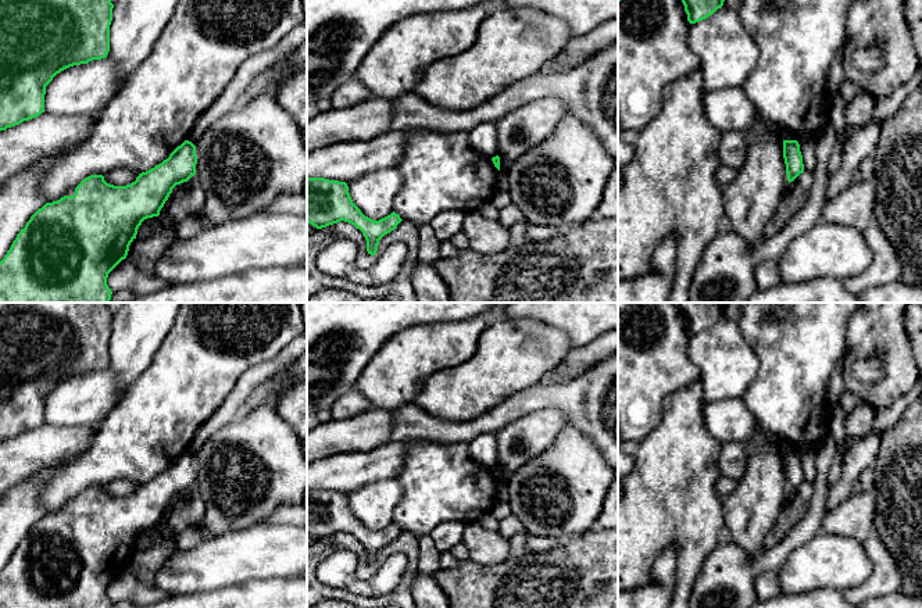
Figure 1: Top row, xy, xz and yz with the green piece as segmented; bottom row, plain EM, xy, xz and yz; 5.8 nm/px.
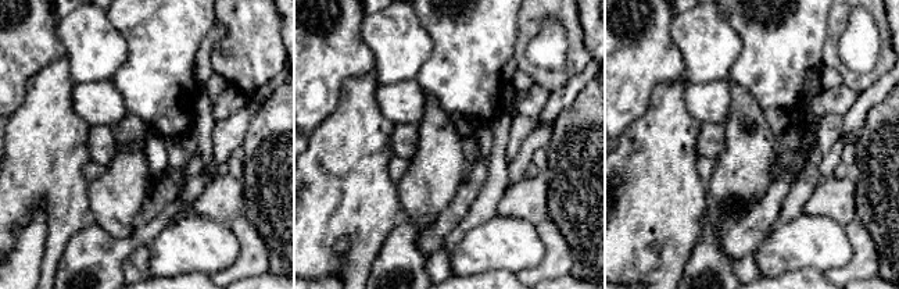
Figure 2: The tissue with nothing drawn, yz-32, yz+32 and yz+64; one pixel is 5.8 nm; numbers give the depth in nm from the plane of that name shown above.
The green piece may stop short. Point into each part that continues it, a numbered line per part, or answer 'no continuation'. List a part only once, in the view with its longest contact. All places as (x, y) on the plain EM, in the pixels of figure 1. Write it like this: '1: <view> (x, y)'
no continuation

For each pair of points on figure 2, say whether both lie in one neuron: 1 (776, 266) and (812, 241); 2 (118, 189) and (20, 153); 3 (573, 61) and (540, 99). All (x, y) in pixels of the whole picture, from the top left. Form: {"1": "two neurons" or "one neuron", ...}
{"1": "one neuron", "2": "two neurons", "3": "two neurons"}

